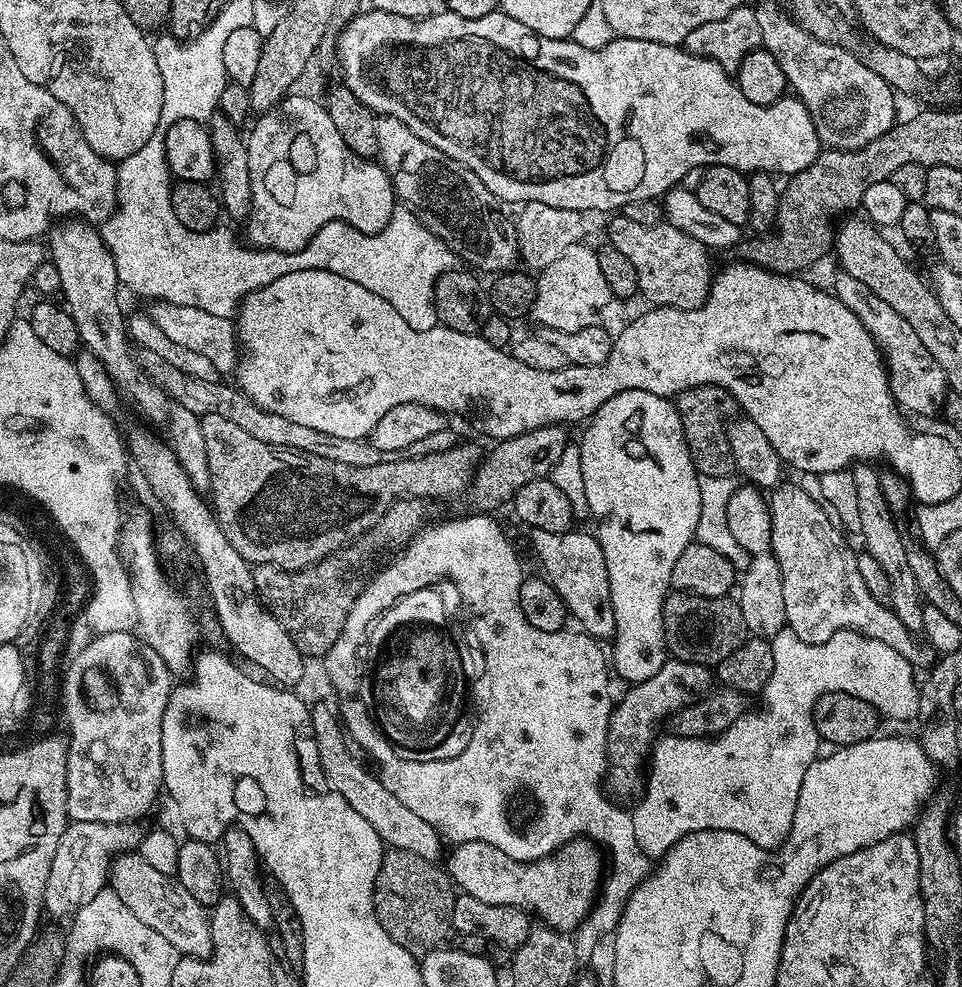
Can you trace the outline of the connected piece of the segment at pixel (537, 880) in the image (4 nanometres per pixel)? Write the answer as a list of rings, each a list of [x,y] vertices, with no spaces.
[[[462,842],[451,850],[446,871],[457,889],[490,906],[518,907],[528,914],[536,911],[539,919],[557,932],[575,933],[578,925],[593,911],[596,891],[602,888],[602,872],[601,876],[599,872],[602,852],[595,843],[573,844],[554,861],[529,865],[515,861],[510,854],[486,842]]]

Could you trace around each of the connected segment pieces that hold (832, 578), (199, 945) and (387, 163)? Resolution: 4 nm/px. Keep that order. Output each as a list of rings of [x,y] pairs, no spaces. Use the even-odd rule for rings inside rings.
[[[787,482],[781,483],[770,496],[772,550],[782,574],[787,627],[807,644],[821,644],[826,642],[826,638],[849,628],[851,632],[860,632],[863,636],[870,637],[871,640],[886,642],[890,650],[898,650],[902,658],[910,661],[913,669],[931,668],[934,663],[933,649],[928,646],[919,648],[912,641],[915,640],[913,633],[909,632],[906,626],[902,626],[902,622],[891,607],[883,599],[876,599],[872,596],[858,568],[857,553],[852,552],[851,546],[844,541],[843,534],[845,533],[826,511],[825,505],[813,493],[812,496],[806,489],[799,488],[796,484],[787,484]]]
[[[135,851],[123,853],[112,861],[110,869],[110,888],[111,891],[118,894],[118,898],[128,907],[130,914],[134,914],[134,918],[138,918],[138,922],[146,922],[146,926],[150,926],[150,930],[158,930],[158,934],[162,934],[162,938],[166,938],[166,942],[170,942],[170,946],[174,946],[174,950],[181,957],[193,956],[196,960],[206,960],[212,953],[212,935],[210,934],[210,916],[206,911],[205,905],[198,902],[198,898],[190,895],[190,890],[186,890],[186,886],[182,886],[175,875],[163,872],[160,868],[155,868],[148,860],[136,856]]]
[[[380,116],[376,125],[380,147],[378,160],[391,175],[397,201],[403,207],[411,208],[422,226],[446,242],[456,257],[468,263],[465,265],[469,269],[491,274],[515,269],[520,260],[516,225],[500,213],[502,201],[482,186],[478,174],[430,146],[430,142],[422,142],[422,138],[418,138],[406,122],[398,122],[398,118]]]

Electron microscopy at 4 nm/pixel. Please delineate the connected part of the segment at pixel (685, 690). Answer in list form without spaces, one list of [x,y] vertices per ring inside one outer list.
[[[675,658],[665,659],[662,670],[654,678],[631,685],[624,697],[615,701],[612,717],[608,719],[608,756],[606,784],[611,795],[632,796],[643,793],[646,787],[646,757],[658,739],[656,727],[667,721],[673,712],[693,703],[713,687],[714,672],[709,665],[695,664]]]

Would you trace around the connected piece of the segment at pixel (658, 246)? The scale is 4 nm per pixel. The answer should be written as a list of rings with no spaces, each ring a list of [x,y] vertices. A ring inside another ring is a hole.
[[[622,214],[611,217],[607,243],[630,258],[630,266],[638,274],[639,295],[645,296],[652,306],[694,310],[706,302],[712,289],[714,267],[708,261],[709,249],[702,242],[690,238],[682,230],[667,222],[658,226],[638,226]]]

